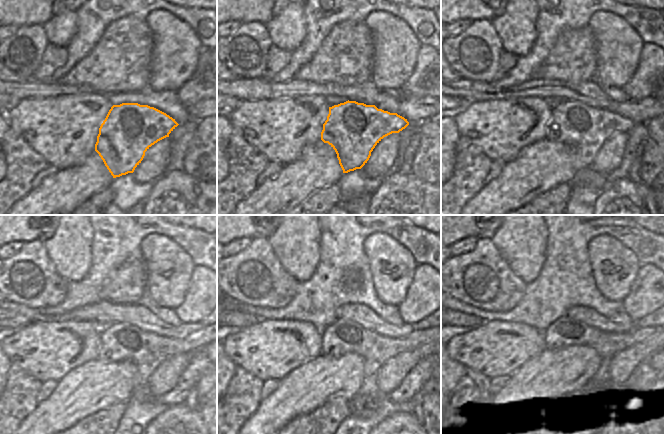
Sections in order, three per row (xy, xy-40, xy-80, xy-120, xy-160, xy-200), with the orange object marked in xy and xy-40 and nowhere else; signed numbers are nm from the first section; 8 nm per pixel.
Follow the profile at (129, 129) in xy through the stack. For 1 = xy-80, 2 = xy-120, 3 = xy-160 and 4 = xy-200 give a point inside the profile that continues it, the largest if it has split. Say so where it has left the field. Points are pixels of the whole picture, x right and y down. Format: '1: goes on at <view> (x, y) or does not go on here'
1: goes on at xy-80 (586, 128)
2: goes on at xy-120 (119, 341)
3: goes on at xy-160 (341, 337)
4: goes on at xy-200 (565, 332)

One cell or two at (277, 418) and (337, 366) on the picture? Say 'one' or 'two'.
one

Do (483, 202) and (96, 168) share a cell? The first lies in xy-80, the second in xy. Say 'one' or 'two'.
one

